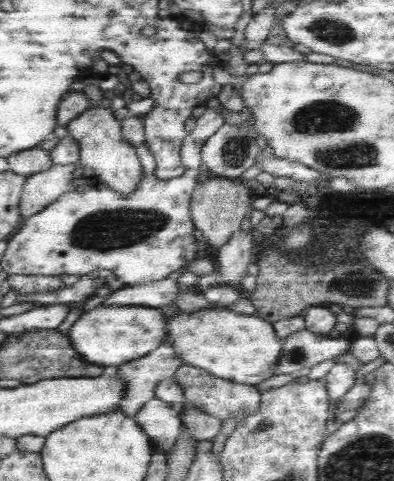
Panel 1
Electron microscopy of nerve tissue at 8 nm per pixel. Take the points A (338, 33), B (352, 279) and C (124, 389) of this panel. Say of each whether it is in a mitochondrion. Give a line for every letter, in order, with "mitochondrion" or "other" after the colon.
A: mitochondrion
B: mitochondrion
C: other

